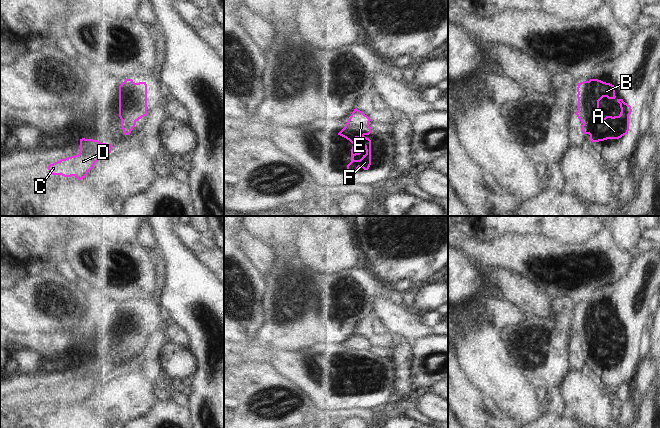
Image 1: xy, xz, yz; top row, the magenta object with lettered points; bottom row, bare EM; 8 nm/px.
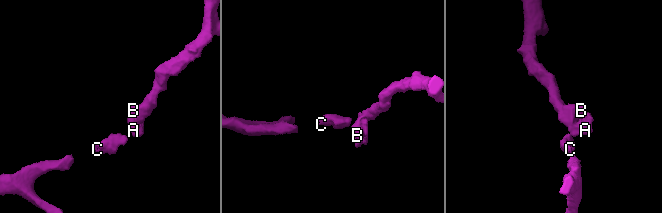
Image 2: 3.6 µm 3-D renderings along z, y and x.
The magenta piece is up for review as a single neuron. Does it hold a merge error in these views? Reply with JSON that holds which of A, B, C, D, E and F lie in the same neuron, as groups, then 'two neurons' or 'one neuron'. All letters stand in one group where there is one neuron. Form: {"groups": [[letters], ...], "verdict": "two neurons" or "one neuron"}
{"groups": [["A", "B", "F"], ["C", "D", "E"]], "verdict": "two neurons"}

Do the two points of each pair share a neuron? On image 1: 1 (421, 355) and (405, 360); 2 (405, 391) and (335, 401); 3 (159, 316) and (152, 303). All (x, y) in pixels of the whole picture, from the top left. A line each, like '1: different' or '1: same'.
1: different
2: different
3: same

